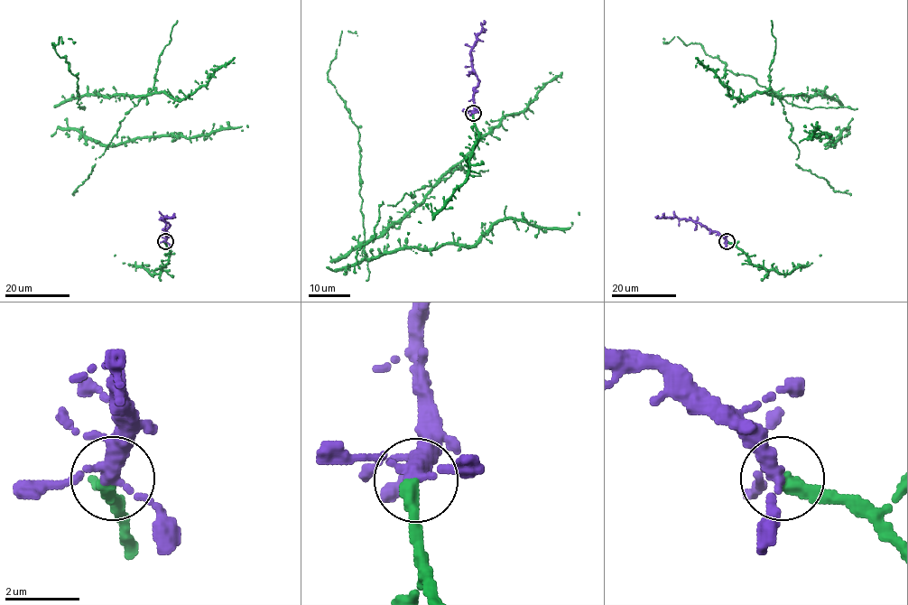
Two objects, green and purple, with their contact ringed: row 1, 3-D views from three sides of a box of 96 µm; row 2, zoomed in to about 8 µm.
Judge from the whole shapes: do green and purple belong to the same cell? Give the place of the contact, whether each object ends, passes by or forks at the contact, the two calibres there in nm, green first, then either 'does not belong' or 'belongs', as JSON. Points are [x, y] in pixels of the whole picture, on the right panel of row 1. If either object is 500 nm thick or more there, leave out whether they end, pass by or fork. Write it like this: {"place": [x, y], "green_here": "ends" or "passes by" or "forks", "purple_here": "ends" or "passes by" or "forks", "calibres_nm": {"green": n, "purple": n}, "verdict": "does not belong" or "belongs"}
{"place": [727, 241], "green_here": "ends", "purple_here": "forks", "calibres_nm": {"green": 400, "purple": 280}, "verdict": "belongs"}

